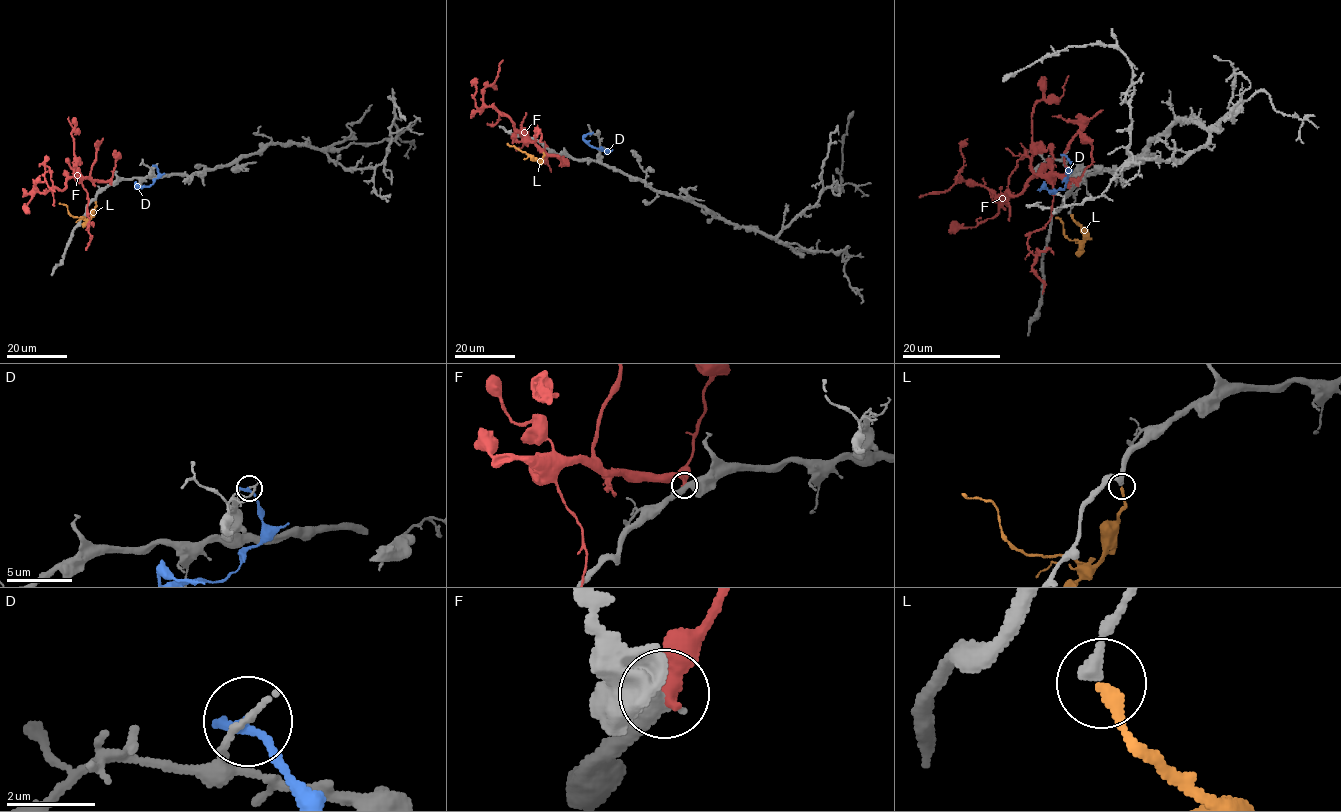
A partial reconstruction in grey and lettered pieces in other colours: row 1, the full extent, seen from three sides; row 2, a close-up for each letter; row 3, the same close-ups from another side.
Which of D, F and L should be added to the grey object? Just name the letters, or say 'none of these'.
L

